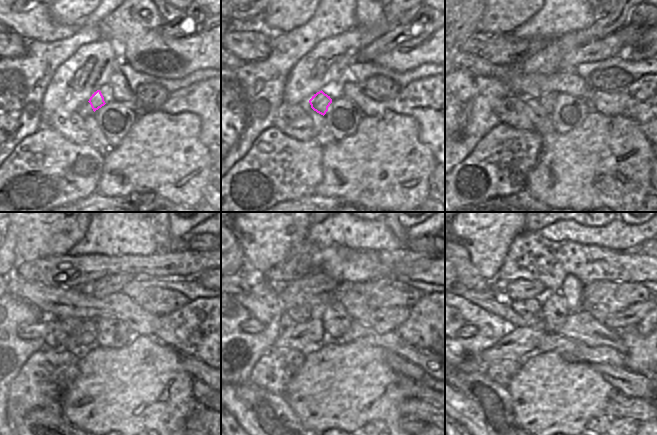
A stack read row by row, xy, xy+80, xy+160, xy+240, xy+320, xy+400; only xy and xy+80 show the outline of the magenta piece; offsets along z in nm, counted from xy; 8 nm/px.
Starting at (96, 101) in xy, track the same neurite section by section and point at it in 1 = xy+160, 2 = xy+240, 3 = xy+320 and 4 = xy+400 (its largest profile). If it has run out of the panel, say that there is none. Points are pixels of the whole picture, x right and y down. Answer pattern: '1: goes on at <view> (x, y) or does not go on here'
1: goes on at xy+160 (547, 101)
2: goes on at xy+240 (87, 339)
3: goes on at xy+320 (302, 337)
4: goes on at xy+400 (518, 340)

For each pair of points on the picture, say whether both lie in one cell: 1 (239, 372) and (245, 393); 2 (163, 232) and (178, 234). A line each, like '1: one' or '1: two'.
1: two
2: two

